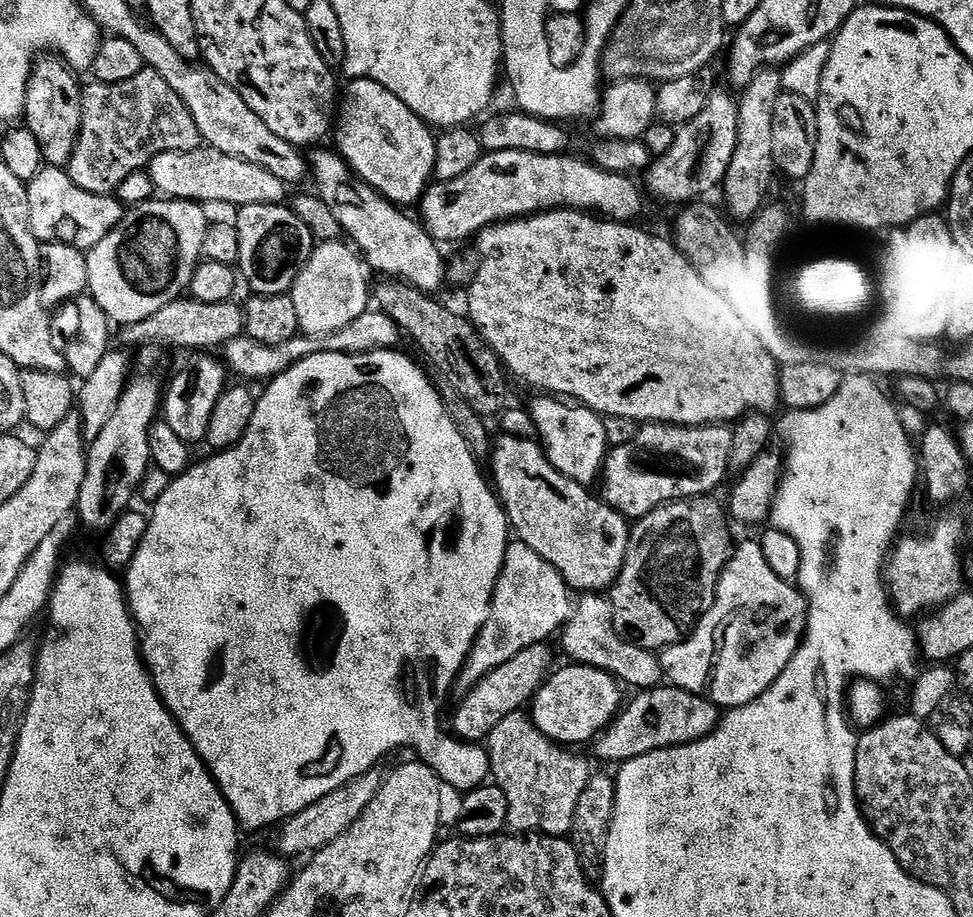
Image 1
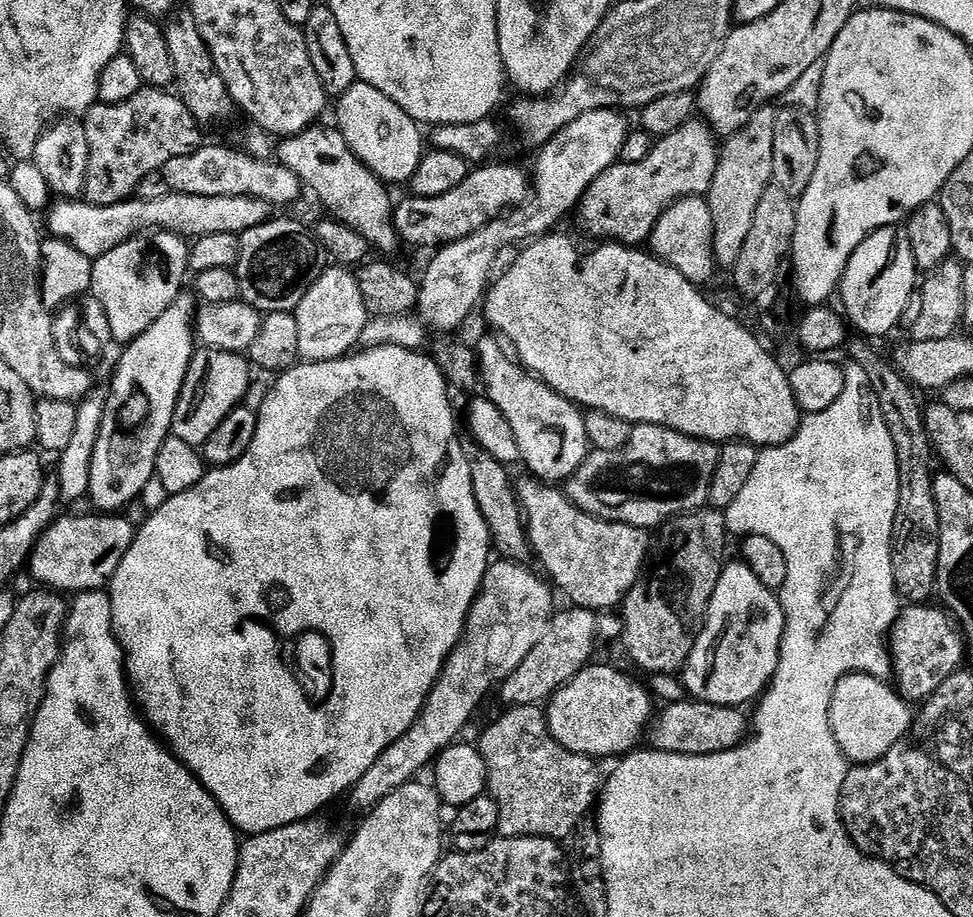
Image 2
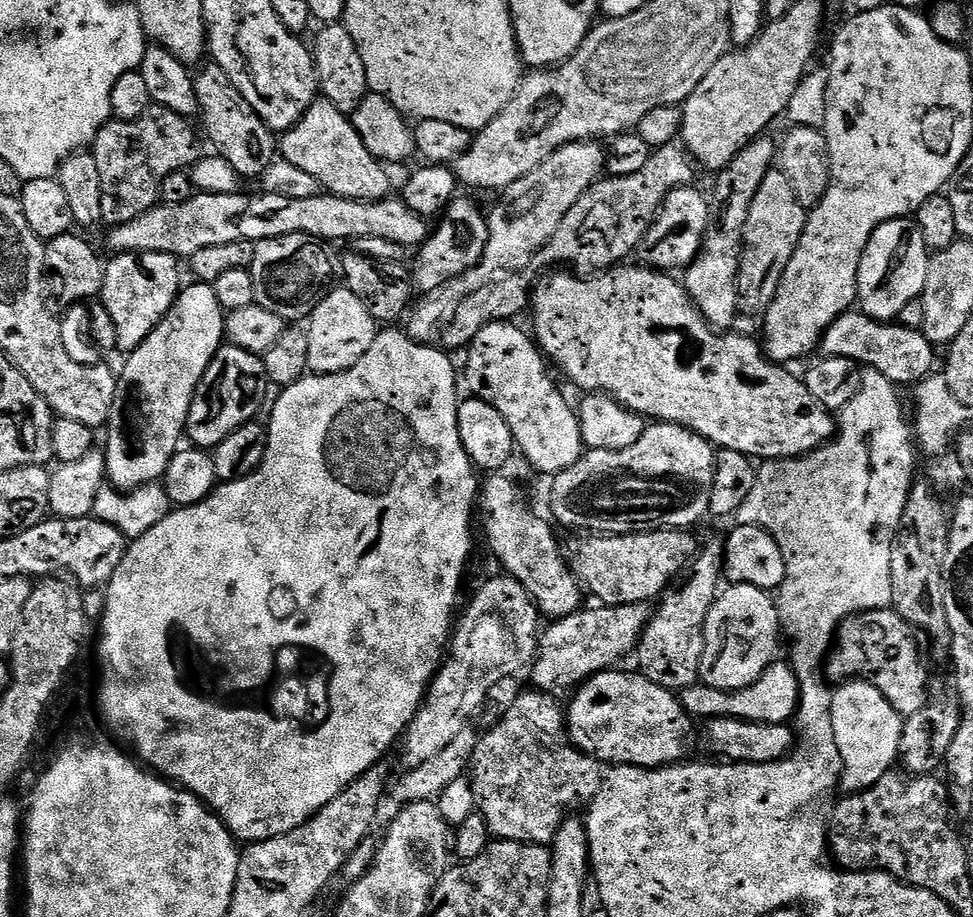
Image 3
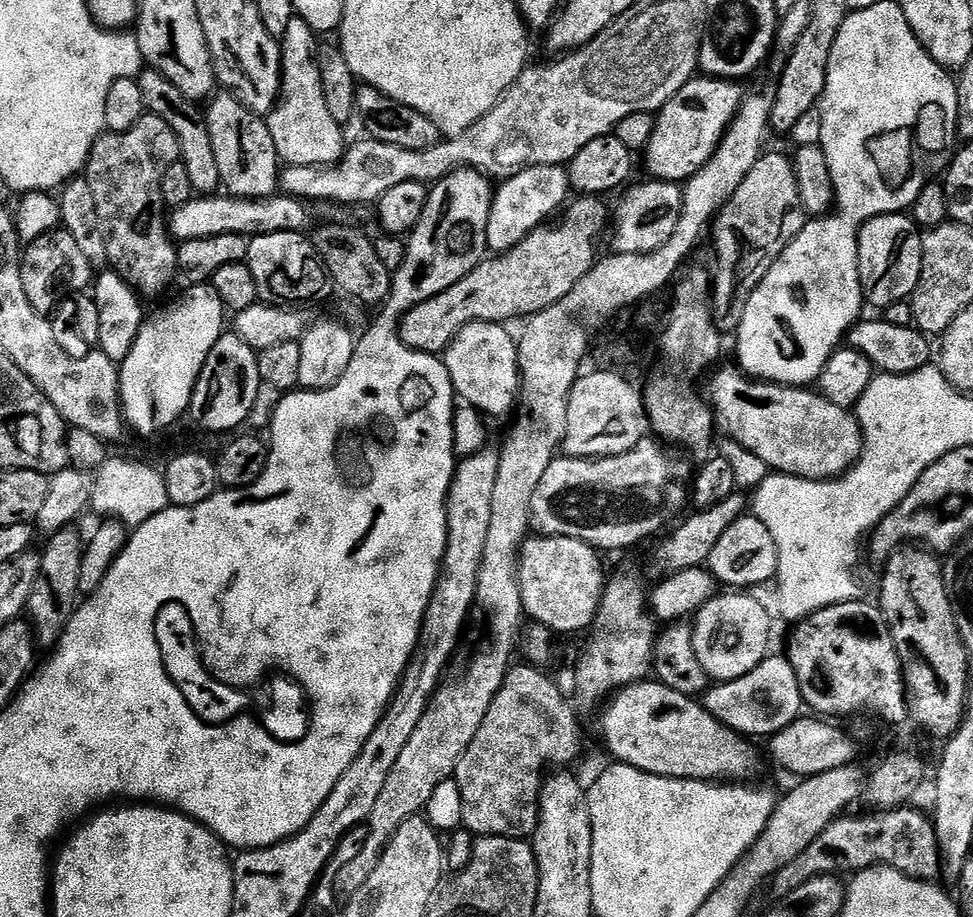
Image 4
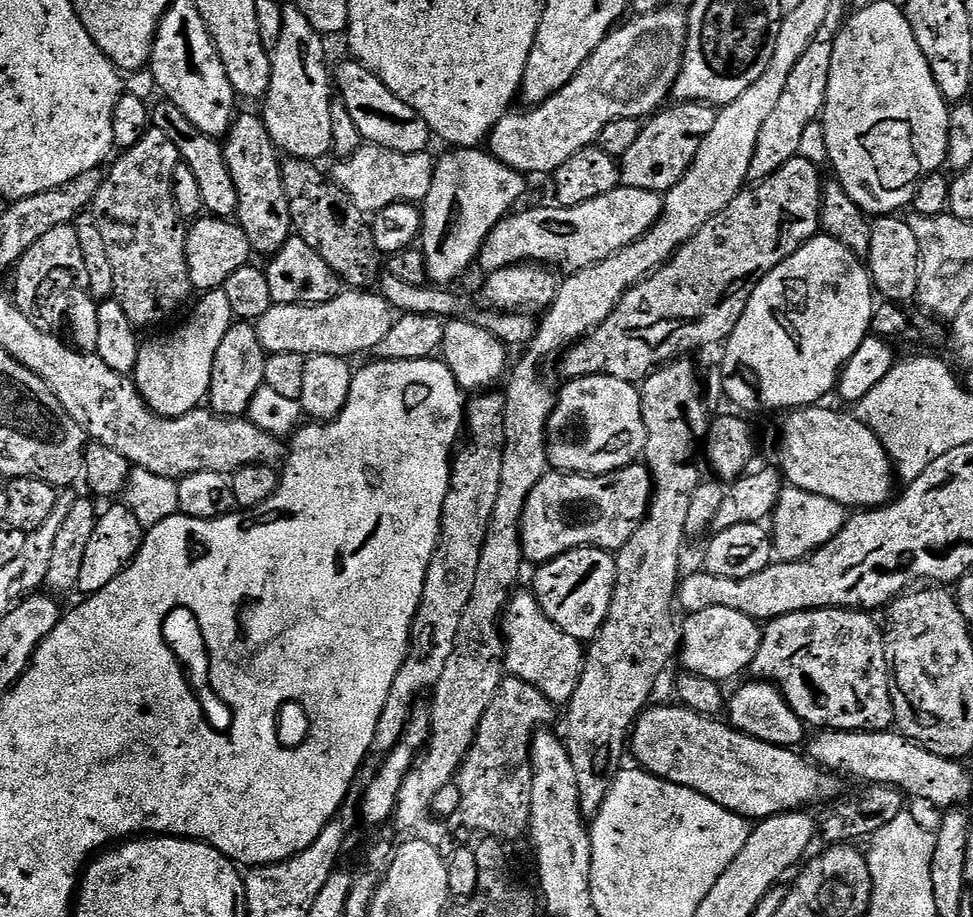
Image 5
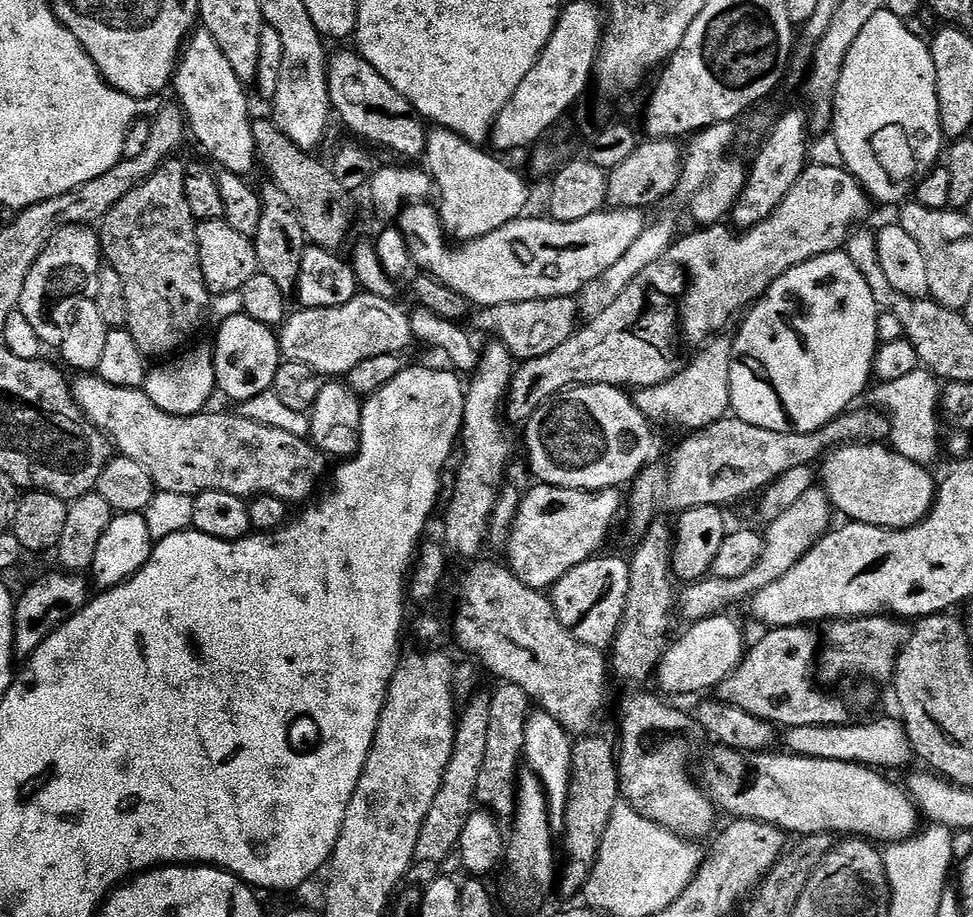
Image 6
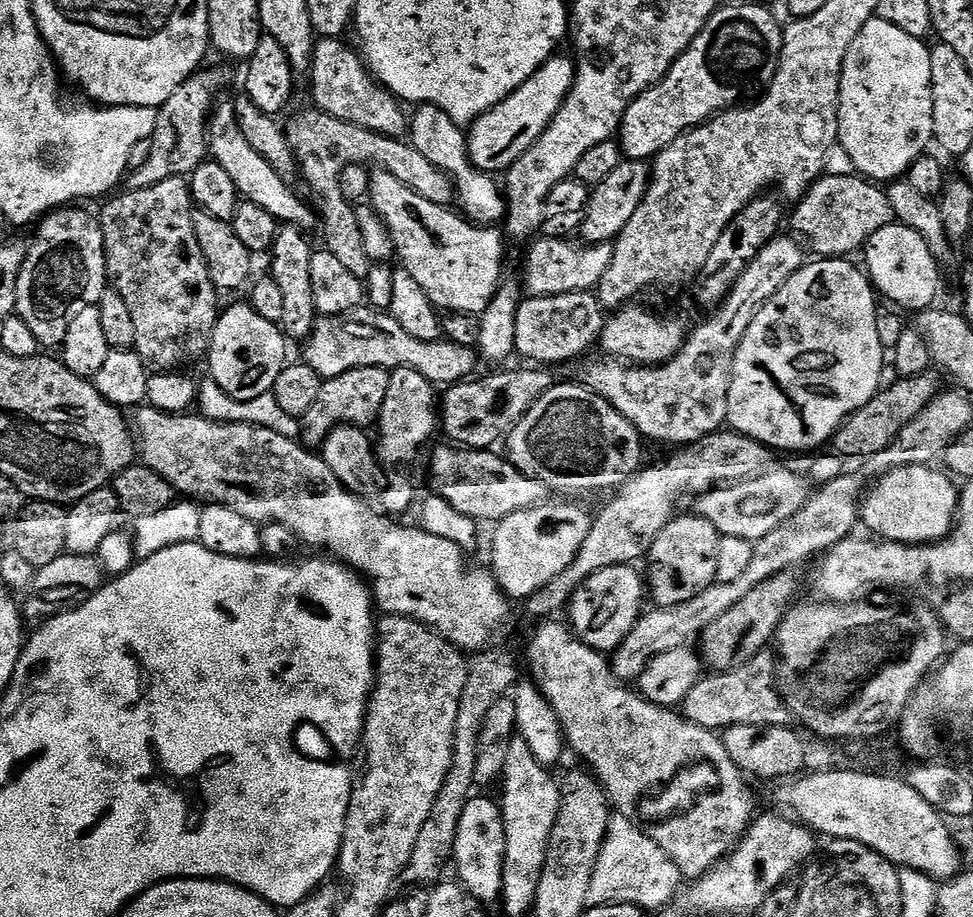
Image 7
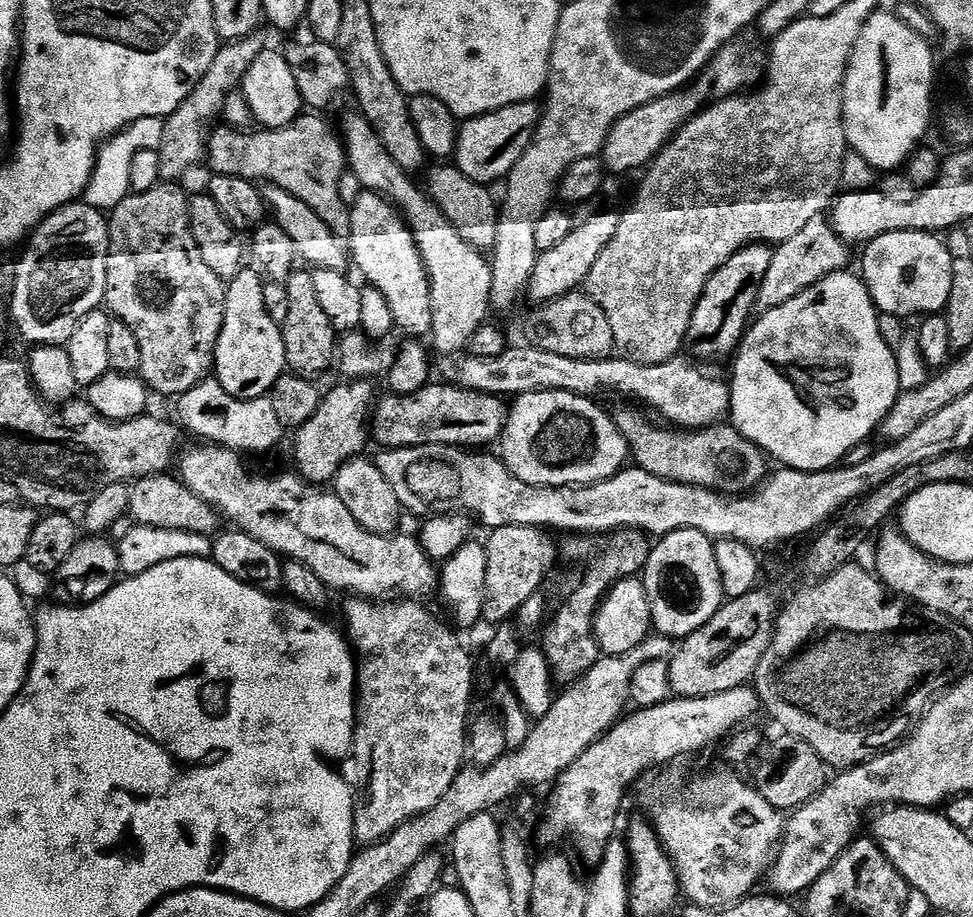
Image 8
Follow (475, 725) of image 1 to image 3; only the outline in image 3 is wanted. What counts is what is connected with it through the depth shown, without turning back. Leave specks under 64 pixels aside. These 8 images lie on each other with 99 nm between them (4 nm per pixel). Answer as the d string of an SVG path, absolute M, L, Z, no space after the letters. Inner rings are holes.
M647 603L642 604L614 604L611 606L585 607L583 610L564 616L560 620L551 621L543 629L538 640L536 658L530 665L532 671L533 689L549 694L559 693L559 688L575 689L584 683L590 676L613 667L612 664L619 656L624 656L633 651L640 643L640 635L644 633L650 619L650 608Z

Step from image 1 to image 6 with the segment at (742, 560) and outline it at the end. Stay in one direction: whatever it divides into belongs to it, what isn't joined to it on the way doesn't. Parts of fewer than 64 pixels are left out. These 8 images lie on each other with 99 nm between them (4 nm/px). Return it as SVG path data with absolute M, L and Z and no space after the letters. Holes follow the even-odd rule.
M721 614L711 616L705 620L698 620L687 625L688 629L680 637L673 639L664 649L664 656L660 660L660 666L656 669L655 679L660 679L660 684L668 692L676 696L692 696L695 692L708 694L711 690L719 689L721 682L731 674L744 658L746 643L744 644L744 632L731 620L731 615Z

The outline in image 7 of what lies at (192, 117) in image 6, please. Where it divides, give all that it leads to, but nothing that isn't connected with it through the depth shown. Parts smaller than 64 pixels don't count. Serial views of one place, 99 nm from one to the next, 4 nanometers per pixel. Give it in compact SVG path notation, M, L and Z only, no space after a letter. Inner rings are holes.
M235 103L215 105L208 121L208 146L211 159L216 160L218 166L223 166L226 174L230 174L234 186L248 204L266 210L266 214L273 216L281 225L292 224L303 230L310 230L315 224L317 227L318 216L313 205L311 208L306 204L303 198L291 188L293 185L283 180L278 170L274 170L274 166L270 166L270 162L266 162L266 158L262 158L262 154L258 154L258 150L254 150L250 142L246 142L236 121Z

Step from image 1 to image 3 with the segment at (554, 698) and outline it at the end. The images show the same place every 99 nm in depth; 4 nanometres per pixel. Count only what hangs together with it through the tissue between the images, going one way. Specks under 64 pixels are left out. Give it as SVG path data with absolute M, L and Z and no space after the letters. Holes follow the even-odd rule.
M605 670L588 677L575 689L573 698L566 704L566 731L574 747L608 766L635 766L659 768L683 761L684 739L688 736L689 715L680 705L675 691L650 682L639 671L616 672Z

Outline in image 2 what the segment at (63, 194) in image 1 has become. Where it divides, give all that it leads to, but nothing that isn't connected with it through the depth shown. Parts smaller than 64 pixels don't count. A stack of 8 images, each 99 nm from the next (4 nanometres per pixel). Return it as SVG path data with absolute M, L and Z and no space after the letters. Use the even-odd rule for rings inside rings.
M169 191L167 195L156 196L153 200L129 198L121 200L119 204L90 204L80 198L60 198L46 212L48 228L52 231L49 233L55 239L64 240L70 246L82 250L82 254L95 258L114 250L114 246L140 232L163 230L177 232L185 238L226 232L243 234L274 216L274 205L249 196L206 198L198 194L173 191Z

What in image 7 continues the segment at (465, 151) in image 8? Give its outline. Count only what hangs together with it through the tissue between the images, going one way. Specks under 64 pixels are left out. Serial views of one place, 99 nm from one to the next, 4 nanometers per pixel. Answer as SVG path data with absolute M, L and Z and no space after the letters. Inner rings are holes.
M557 54L550 57L521 88L514 90L505 100L498 102L498 106L486 110L478 119L472 121L466 132L468 137L468 157L479 172L489 174L497 174L496 172L500 172L500 174L507 173L512 164L518 162L518 158L522 158L522 154L526 154L526 150L530 150L530 146L534 146L534 142L538 142L538 138L548 129L550 122L564 104L564 99L571 92L572 83L576 77L576 60L571 55L568 56Z

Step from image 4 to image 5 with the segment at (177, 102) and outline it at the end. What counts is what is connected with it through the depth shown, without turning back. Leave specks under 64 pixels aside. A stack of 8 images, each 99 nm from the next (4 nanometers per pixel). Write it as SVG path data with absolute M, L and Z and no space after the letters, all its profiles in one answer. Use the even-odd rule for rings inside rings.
M161 99L159 103L151 105L151 127L166 133L174 142L174 146L178 146L182 163L190 170L194 170L194 178L198 178L198 186L202 189L205 209L213 216L235 217L240 210L240 198L224 157L221 141L217 137L202 134L202 130L198 130L198 126L194 126L194 122L190 122L190 118L186 118L186 114L174 102Z

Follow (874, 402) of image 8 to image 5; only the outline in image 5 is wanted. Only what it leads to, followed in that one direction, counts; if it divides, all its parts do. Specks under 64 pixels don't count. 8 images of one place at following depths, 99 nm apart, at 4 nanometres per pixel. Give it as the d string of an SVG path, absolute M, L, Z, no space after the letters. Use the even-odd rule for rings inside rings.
M818 234L779 264L752 292L738 326L734 326L734 334L723 349L724 372L728 375L724 380L725 394L748 412L765 408L768 412L788 414L819 405L823 401L820 399L837 387L848 360L869 339L874 311L872 296L872 277L861 257L834 237Z

